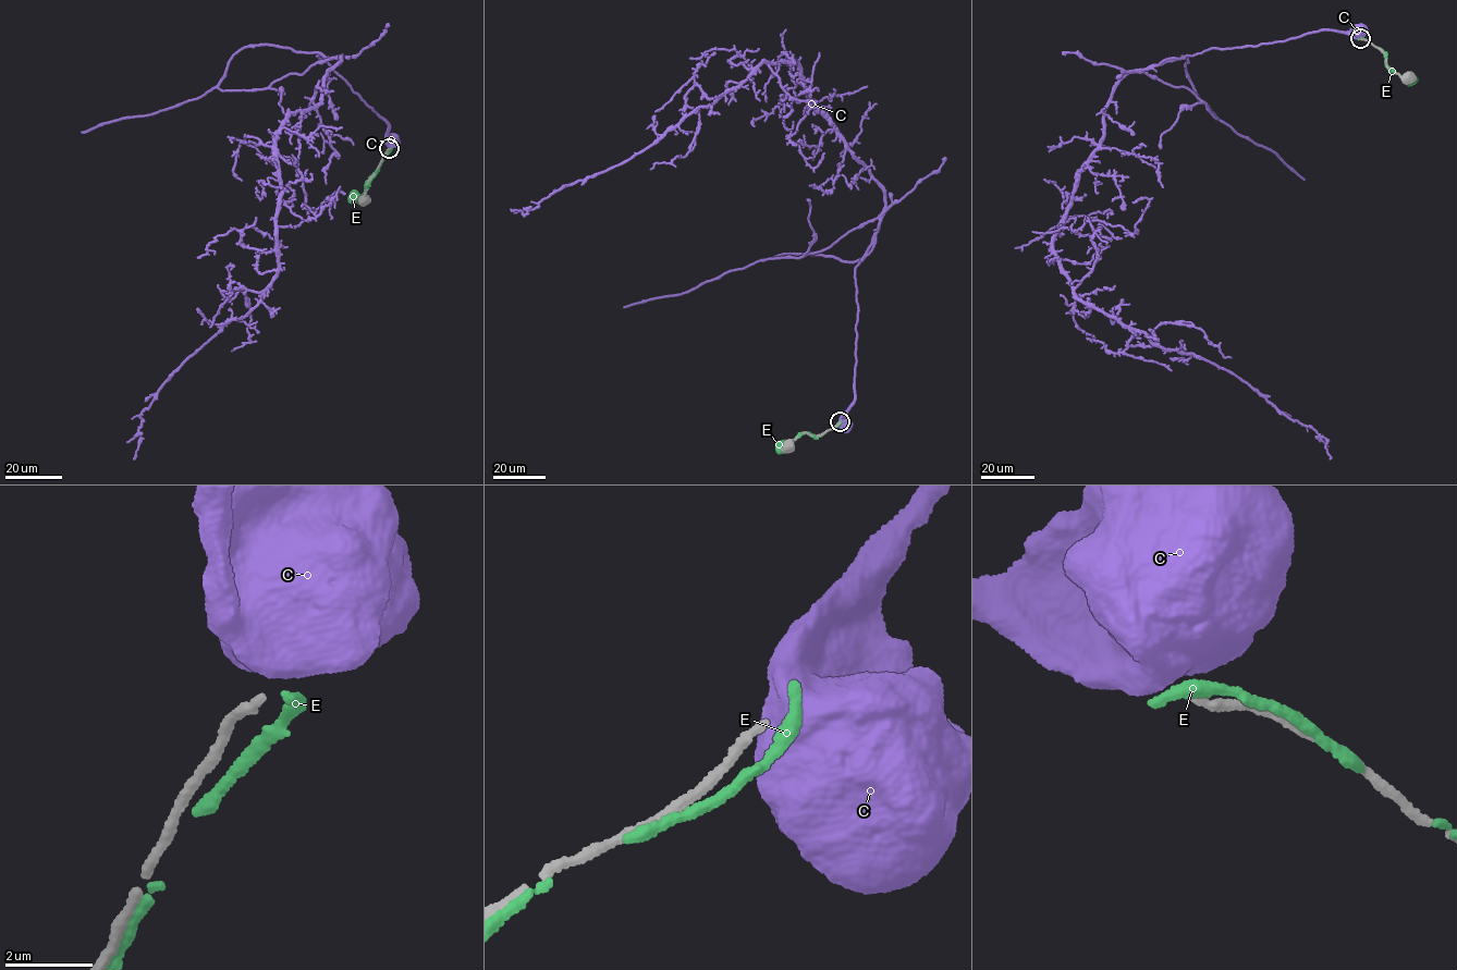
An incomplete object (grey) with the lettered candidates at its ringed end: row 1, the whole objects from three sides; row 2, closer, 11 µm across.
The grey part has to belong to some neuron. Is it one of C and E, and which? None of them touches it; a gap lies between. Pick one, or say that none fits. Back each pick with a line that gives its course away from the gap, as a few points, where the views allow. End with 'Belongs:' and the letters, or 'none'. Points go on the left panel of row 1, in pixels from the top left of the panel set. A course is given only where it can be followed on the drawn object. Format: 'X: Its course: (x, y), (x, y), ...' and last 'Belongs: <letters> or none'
Belongs: none

